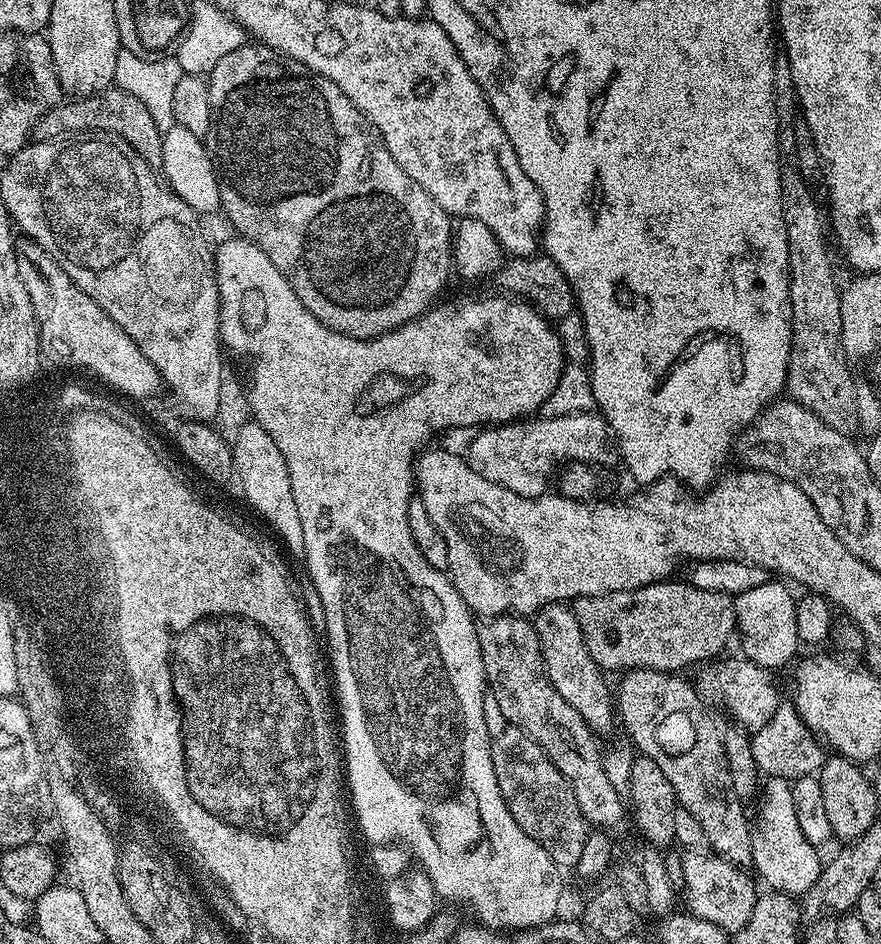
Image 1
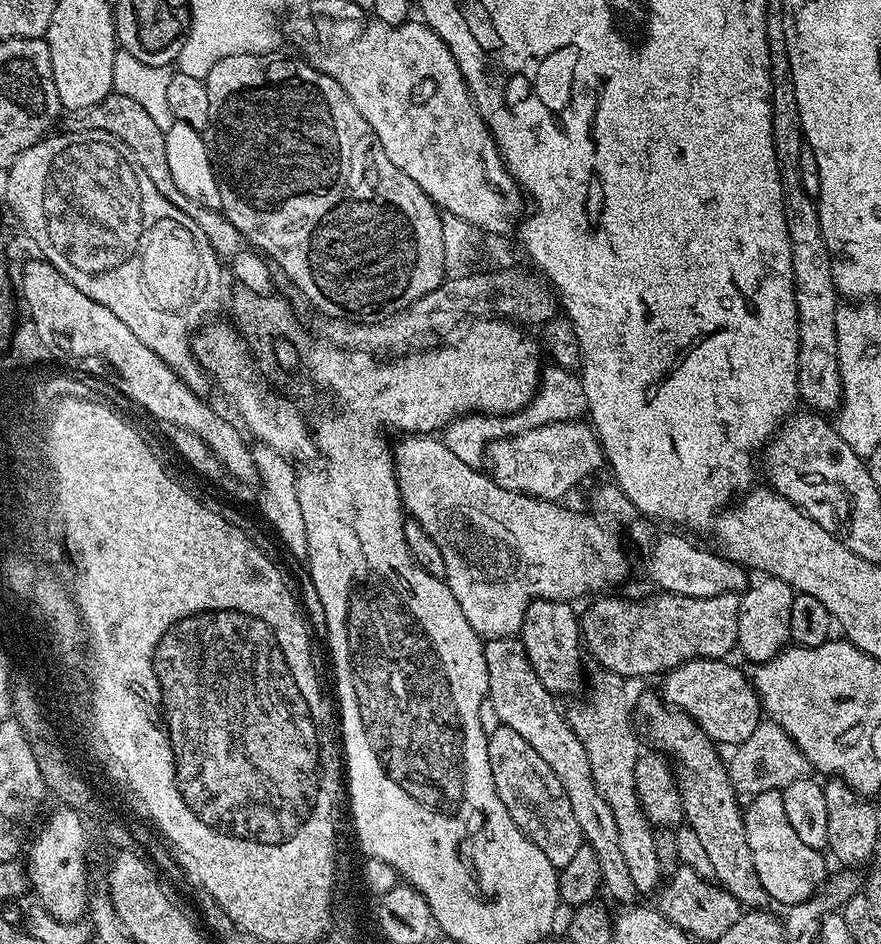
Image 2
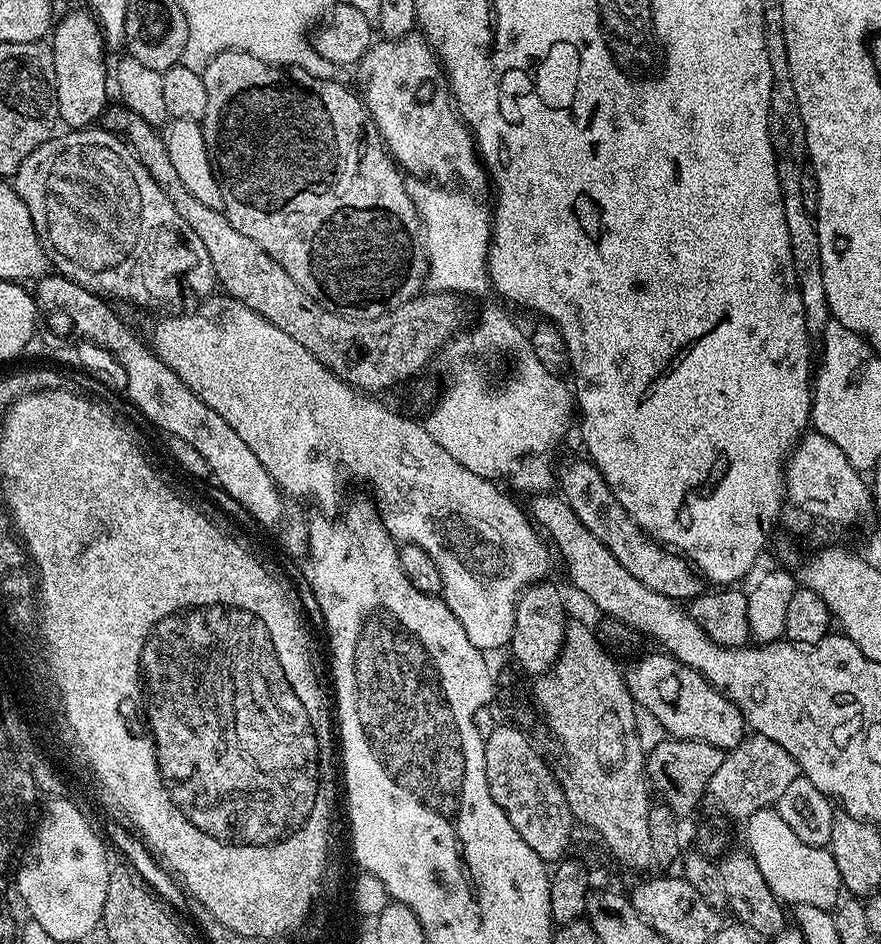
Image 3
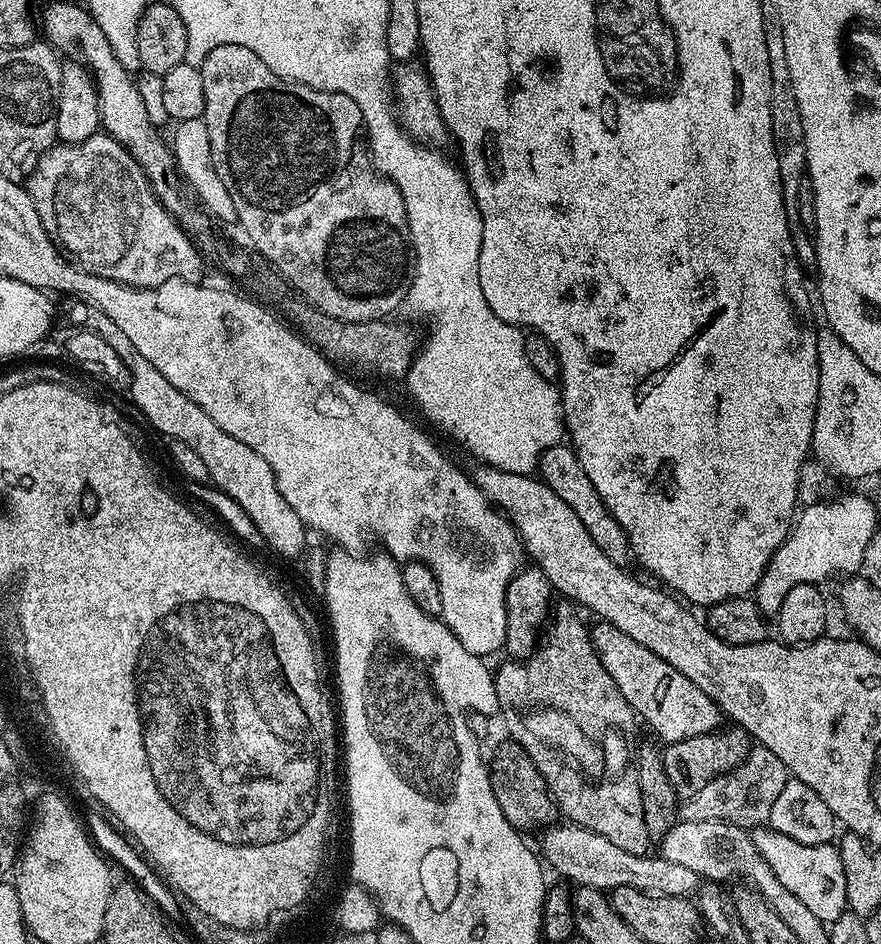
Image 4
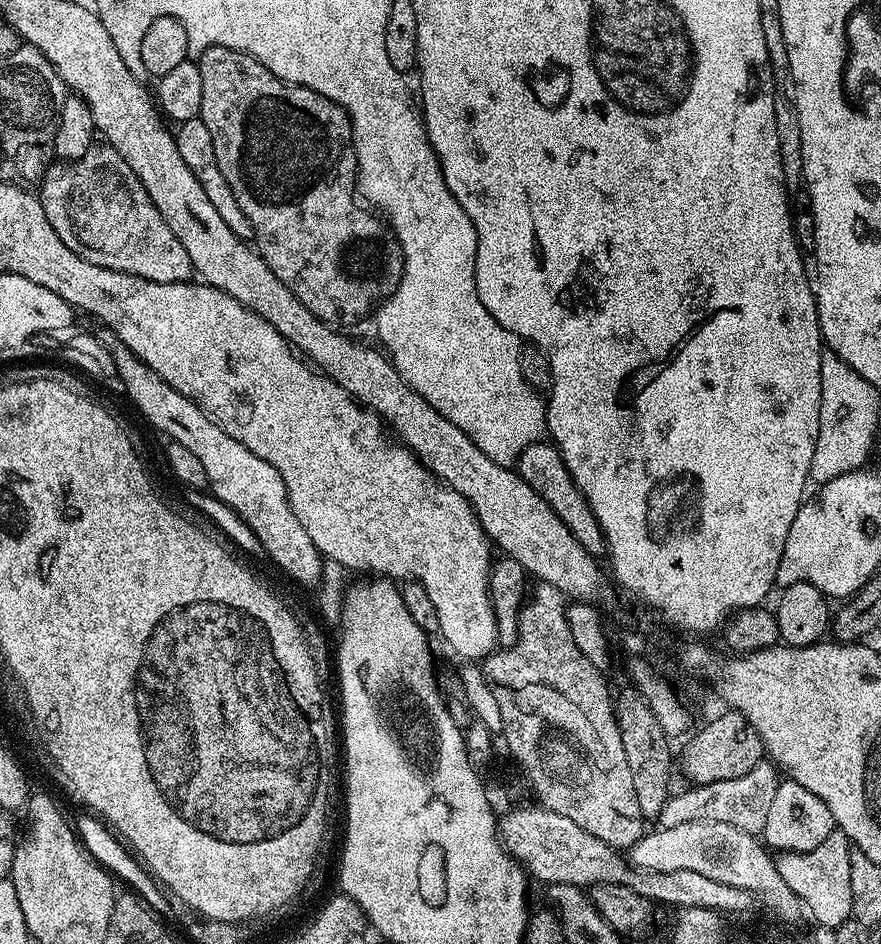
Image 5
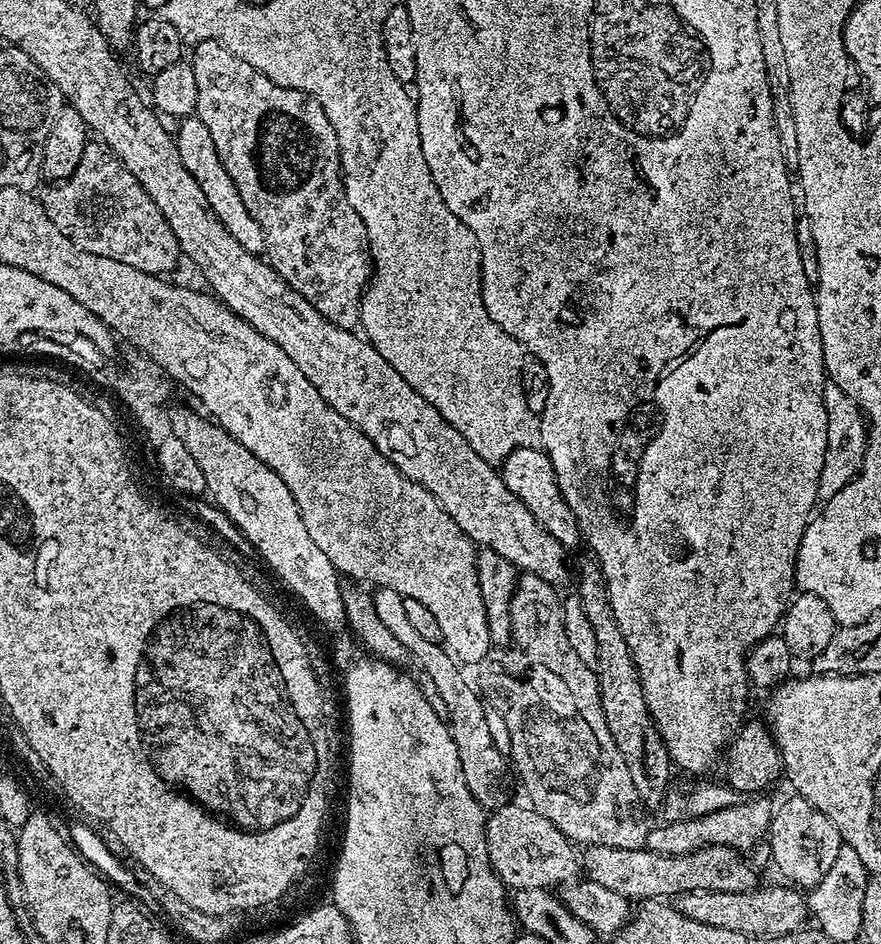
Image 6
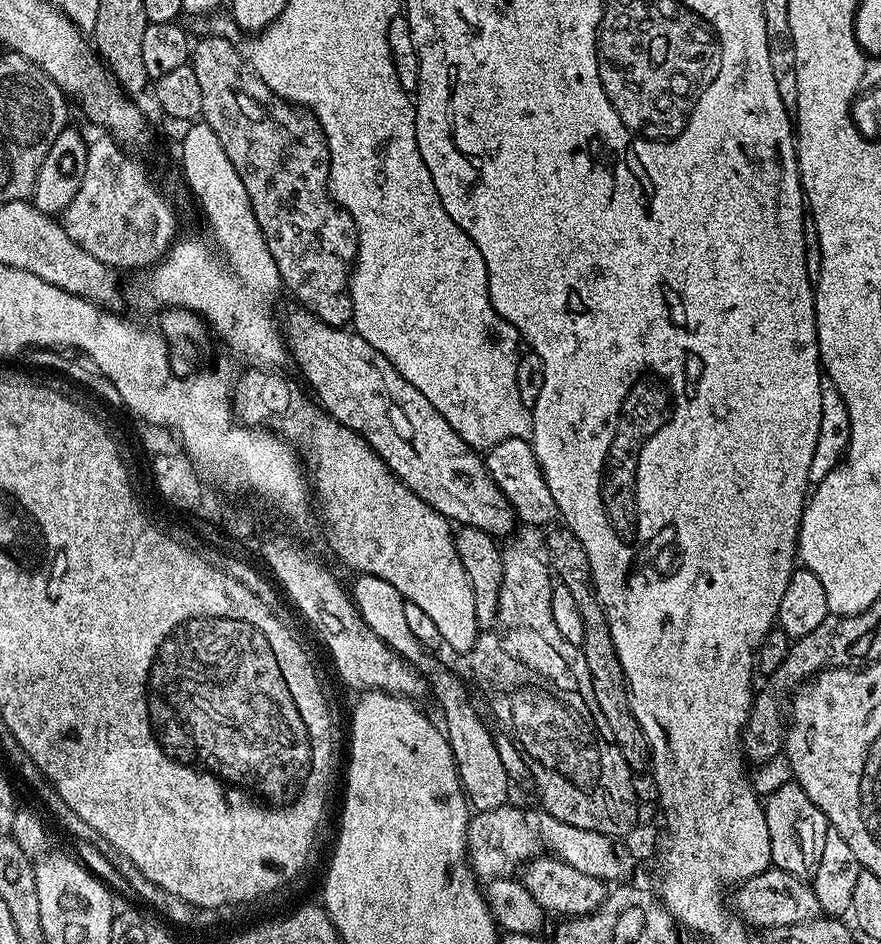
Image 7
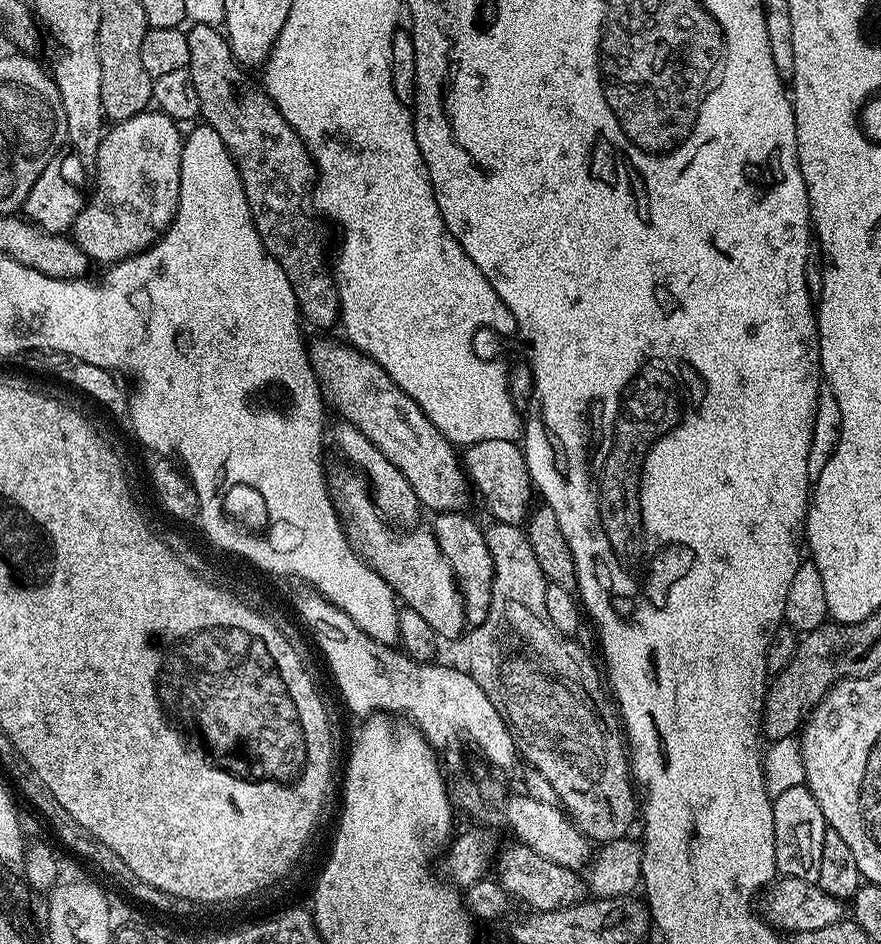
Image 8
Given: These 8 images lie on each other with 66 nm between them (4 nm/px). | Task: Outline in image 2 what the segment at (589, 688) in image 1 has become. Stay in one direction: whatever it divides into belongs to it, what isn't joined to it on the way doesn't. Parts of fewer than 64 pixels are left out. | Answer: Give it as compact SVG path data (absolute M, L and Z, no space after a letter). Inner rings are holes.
M532 600L518 633L533 670L546 690L553 694L570 691L580 672L580 620L577 610L572 608L575 607L567 600Z

